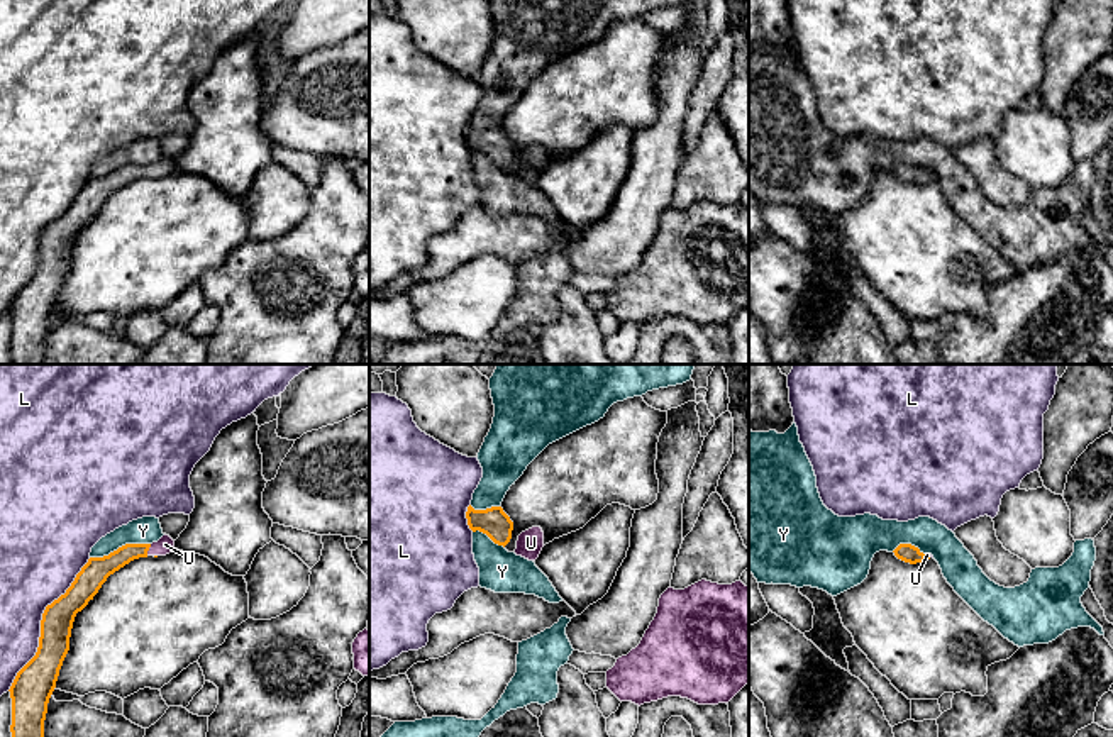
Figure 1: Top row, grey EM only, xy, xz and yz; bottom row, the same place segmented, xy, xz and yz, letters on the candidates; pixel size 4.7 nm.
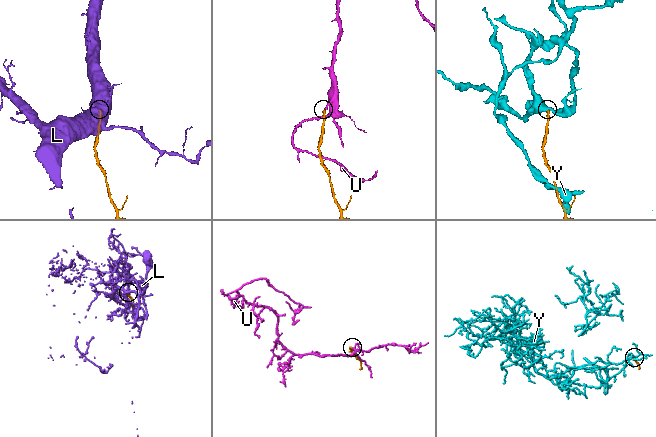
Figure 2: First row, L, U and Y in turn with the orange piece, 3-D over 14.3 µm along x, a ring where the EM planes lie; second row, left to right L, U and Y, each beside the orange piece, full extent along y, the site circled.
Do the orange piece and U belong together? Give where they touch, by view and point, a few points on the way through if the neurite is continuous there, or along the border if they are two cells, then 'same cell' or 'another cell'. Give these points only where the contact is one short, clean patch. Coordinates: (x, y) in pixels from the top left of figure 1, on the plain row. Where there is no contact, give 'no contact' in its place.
contact xy (148, 170); way xy (99, 188), (131, 171), (148, 170), (158, 170), (165, 165); same cell

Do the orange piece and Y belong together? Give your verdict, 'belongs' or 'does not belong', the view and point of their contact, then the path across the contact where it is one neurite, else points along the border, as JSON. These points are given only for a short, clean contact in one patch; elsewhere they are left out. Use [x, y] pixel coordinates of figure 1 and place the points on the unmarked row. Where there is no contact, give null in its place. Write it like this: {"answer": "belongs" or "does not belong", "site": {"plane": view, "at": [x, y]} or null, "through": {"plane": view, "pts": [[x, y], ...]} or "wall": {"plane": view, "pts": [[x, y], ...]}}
{"answer": "does not belong", "site": {"plane": "xy", "at": [119, 168]}, "wall": {"plane": "xy", "pts": [[149, 163], [126, 163], [107, 175], [90, 178]]}}

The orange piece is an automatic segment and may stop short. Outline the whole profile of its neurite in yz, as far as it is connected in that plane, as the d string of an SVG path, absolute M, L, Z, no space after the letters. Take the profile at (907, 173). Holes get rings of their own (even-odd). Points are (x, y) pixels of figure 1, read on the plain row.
M900 164L893 173L898 180L910 185L916 185L930 180L927 175L923 175L918 168L911 164Z

